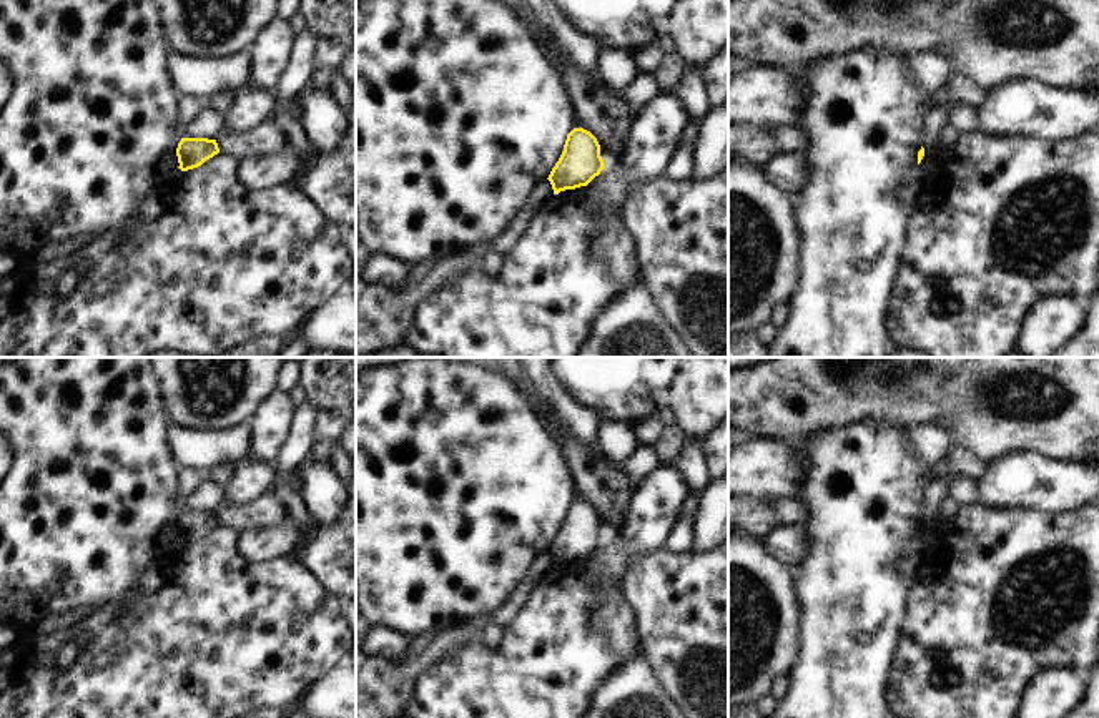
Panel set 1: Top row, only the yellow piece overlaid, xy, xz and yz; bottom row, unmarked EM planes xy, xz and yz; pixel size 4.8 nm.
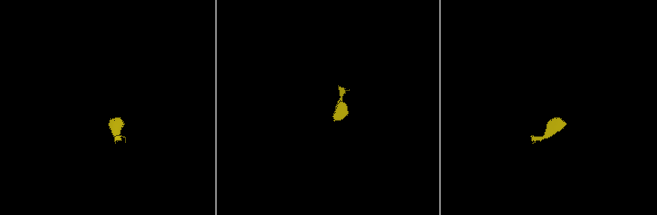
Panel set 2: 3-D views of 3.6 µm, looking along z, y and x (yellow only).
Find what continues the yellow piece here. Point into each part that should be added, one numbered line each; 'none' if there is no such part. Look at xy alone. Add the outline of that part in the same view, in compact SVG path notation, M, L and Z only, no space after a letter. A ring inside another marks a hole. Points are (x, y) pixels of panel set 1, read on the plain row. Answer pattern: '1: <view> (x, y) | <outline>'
none

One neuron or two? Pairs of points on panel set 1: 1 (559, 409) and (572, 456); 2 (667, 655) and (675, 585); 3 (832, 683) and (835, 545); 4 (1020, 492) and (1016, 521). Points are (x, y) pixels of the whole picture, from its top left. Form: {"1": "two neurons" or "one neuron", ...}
{"1": "two neurons", "2": "one neuron", "3": "one neuron", "4": "two neurons"}

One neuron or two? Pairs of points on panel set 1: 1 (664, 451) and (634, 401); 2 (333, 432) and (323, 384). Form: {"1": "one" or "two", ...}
{"1": "two", "2": "one"}

